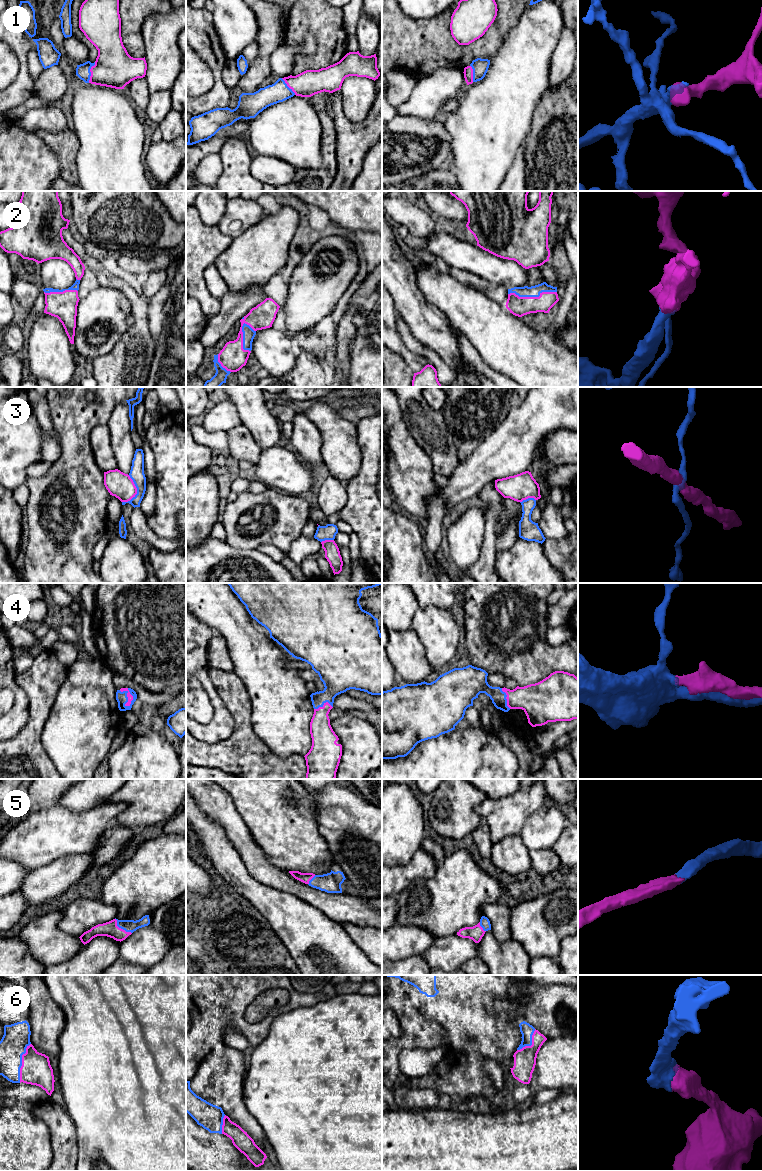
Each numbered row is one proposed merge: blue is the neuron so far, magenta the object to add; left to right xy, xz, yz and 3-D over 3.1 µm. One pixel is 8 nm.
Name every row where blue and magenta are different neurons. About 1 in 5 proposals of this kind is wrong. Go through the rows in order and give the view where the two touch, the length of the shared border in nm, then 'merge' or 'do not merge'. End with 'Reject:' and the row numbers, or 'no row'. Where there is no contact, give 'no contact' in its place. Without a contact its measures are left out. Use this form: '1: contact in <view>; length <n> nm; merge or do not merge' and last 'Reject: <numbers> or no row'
1: contact in xy; length 180 nm; merge
2: contact in yz; length 400 nm; merge
3: contact in xy; length 240 nm; do not merge
4: contact in xy; length 160 nm; merge
5: contact in xy; length 180 nm; merge
6: contact in xy; length 340 nm; merge
Reject: 3

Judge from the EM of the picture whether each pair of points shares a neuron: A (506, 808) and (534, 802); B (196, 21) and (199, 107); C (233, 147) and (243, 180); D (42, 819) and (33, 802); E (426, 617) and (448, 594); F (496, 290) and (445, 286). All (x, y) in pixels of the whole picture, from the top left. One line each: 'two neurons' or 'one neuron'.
A: one neuron
B: one neuron
C: one neuron
D: two neurons
E: two neurons
F: two neurons

